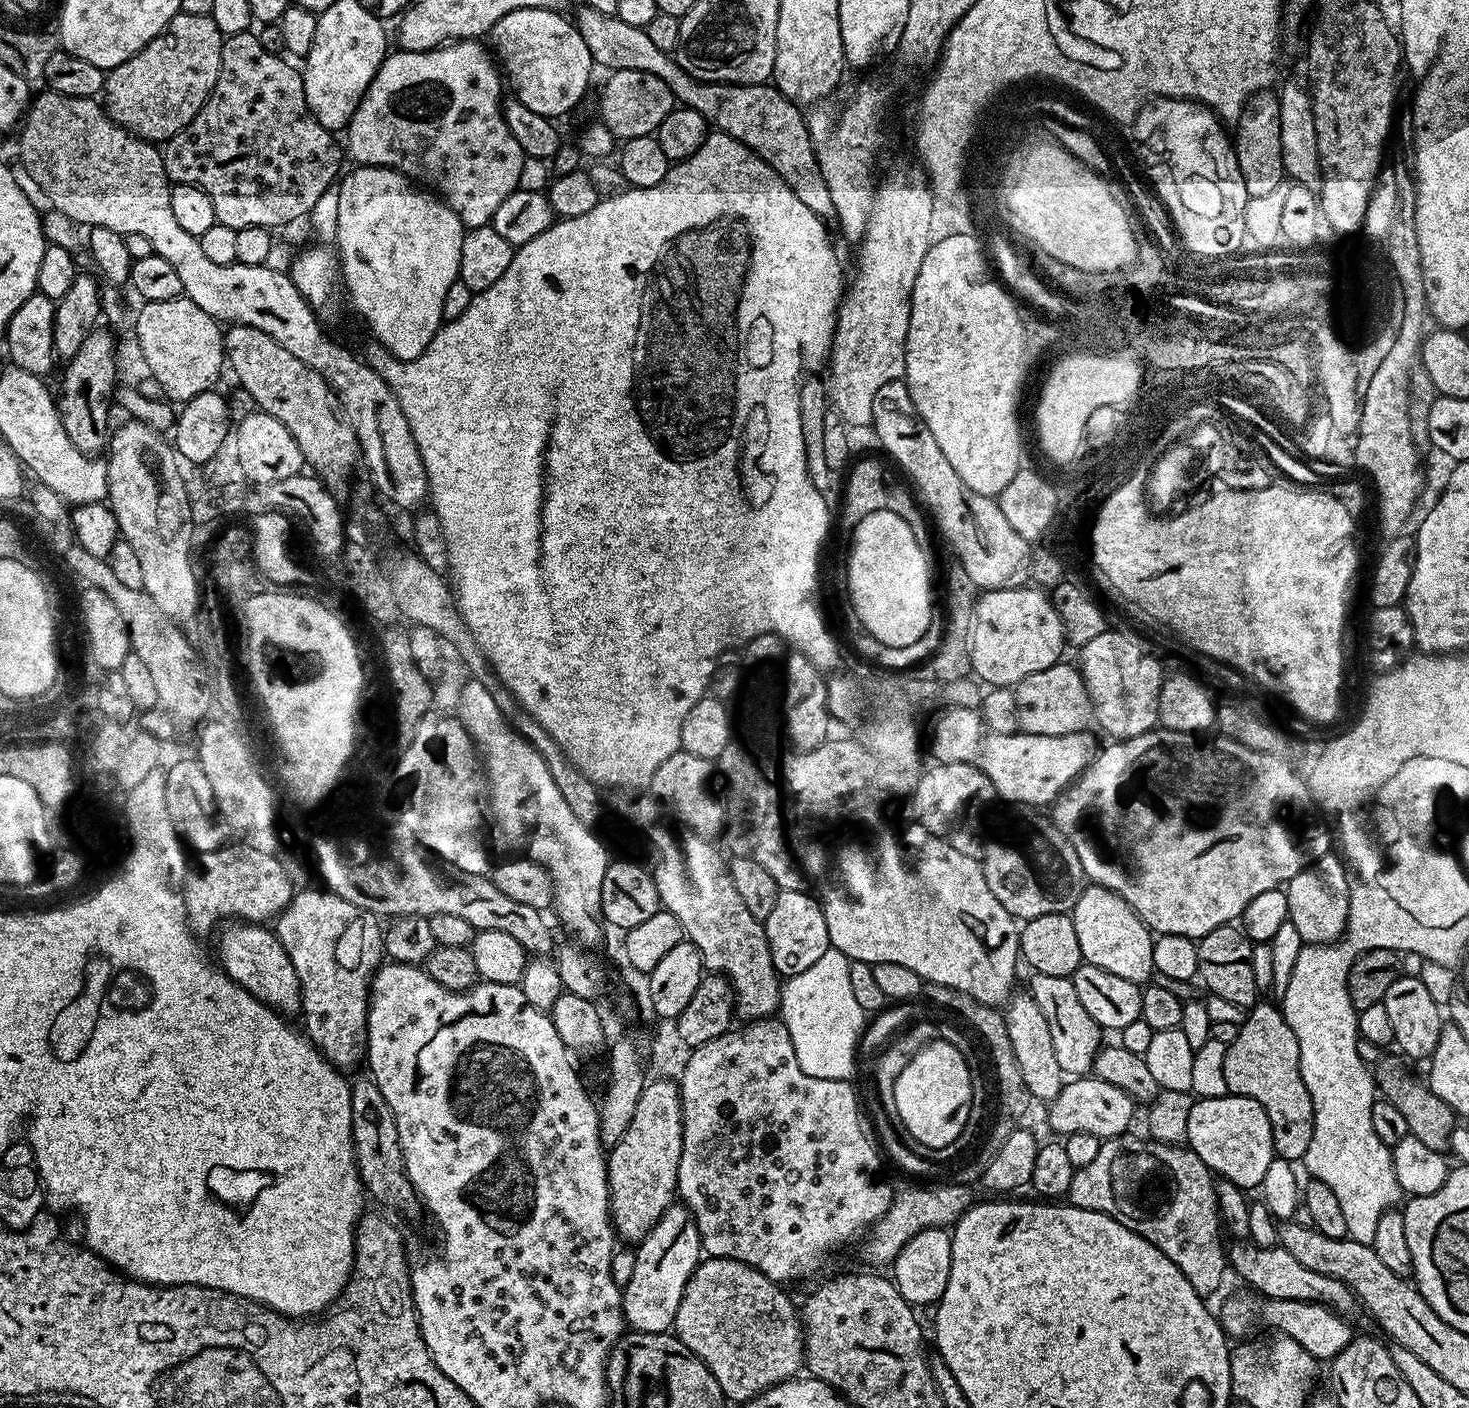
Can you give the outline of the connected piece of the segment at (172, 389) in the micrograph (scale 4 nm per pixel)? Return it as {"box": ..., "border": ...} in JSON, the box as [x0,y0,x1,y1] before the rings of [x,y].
{"box":[136,295,226,402],"border":[[[182,295],[166,302],[144,302],[139,305],[140,313],[136,316],[136,344],[140,347],[140,356],[144,359],[147,371],[158,382],[161,393],[169,401],[187,402],[198,394],[209,391],[212,384],[226,368],[224,333],[221,321],[216,320],[206,310],[194,306],[194,302]]]}

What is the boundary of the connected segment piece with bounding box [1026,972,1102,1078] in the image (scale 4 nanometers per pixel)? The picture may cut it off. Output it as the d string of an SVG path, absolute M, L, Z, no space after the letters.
M1032 972L1029 977L1026 992L1038 1004L1039 1010L1042 1010L1042 1015L1046 1018L1058 1066L1069 1077L1087 1077L1091 1073L1092 1063L1096 1061L1096 1054L1102 1047L1102 1029L1094 1022L1094 1018L1090 1018L1090 1014L1086 1014L1082 1002L1078 1002L1072 979L1037 972Z

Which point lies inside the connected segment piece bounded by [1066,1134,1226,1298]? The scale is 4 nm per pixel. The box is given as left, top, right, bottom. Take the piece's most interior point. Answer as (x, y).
(1165, 1193)

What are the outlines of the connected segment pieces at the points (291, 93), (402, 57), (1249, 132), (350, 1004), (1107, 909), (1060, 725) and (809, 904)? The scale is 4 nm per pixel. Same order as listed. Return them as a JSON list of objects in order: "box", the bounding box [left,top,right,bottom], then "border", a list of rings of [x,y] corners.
[{"box":[162,30,342,230],"border":[[[247,30],[225,39],[222,66],[214,90],[198,115],[163,145],[162,155],[164,169],[172,184],[201,188],[210,202],[214,202],[217,224],[235,229],[262,226],[277,230],[303,216],[305,219],[314,210],[314,202],[337,183],[341,175],[342,148],[336,145],[332,137],[335,135],[322,127],[308,110],[303,75],[297,69],[295,72],[282,57],[267,52],[263,42],[251,34]]]},{"box":[346,39,526,229],"border":[[[475,39],[462,40],[445,43],[439,48],[427,48],[425,52],[396,50],[385,56],[382,63],[380,63],[380,69],[374,74],[366,94],[361,98],[360,104],[356,107],[355,114],[352,115],[352,121],[350,121],[346,129],[346,135],[348,135],[348,148],[346,144],[346,152],[347,155],[349,152],[356,159],[355,163],[357,165],[369,164],[379,168],[394,168],[397,172],[403,172],[417,181],[425,180],[425,182],[420,182],[427,185],[429,189],[434,190],[435,195],[439,196],[445,204],[448,204],[450,210],[454,210],[454,214],[458,214],[458,218],[464,223],[465,229],[481,228],[484,224],[491,224],[494,210],[498,210],[498,206],[502,206],[502,202],[506,202],[506,198],[510,198],[510,194],[520,187],[522,162],[526,158],[522,146],[518,144],[517,139],[514,138],[514,134],[507,128],[507,122],[504,120],[502,97],[500,98],[501,69],[494,63],[490,52],[490,57],[488,57],[487,50],[480,44],[483,43],[477,42]]]},{"box":[1233,89,1286,199],"border":[[[1271,89],[1253,92],[1240,111],[1239,118],[1234,122],[1234,128],[1236,136],[1234,132],[1233,148],[1249,199],[1273,197],[1281,189],[1286,178],[1280,137],[1278,94]]]},{"box":[274,888,382,1070],"border":[[[317,888],[297,891],[283,912],[275,917],[274,931],[276,940],[288,955],[300,986],[303,1031],[333,1068],[343,1070],[354,1067],[359,1060],[361,1063],[366,1056],[368,985],[382,960],[382,932],[371,924],[373,921],[361,908],[338,898],[332,892]]]},{"box":[1070,887,1153,985],"border":[[[1085,887],[1077,895],[1076,905],[1072,907],[1070,915],[1074,922],[1074,934],[1078,934],[1081,957],[1087,963],[1138,985],[1153,979],[1153,933],[1120,896],[1105,888]]]},{"box":[1015,662,1094,734],"border":[[[1061,662],[1042,670],[1038,674],[1030,674],[1015,685],[1016,701],[1020,707],[1023,731],[1030,734],[1074,734],[1085,731],[1094,720],[1092,698],[1086,688],[1079,667],[1072,668],[1067,662]]]},{"box":[762,891,830,978],"border":[[[781,891],[774,902],[774,910],[770,910],[770,914],[762,921],[772,964],[784,978],[802,974],[802,970],[814,966],[814,962],[818,962],[818,958],[822,958],[822,954],[826,954],[830,947],[821,901],[808,895],[807,891]]]}]

